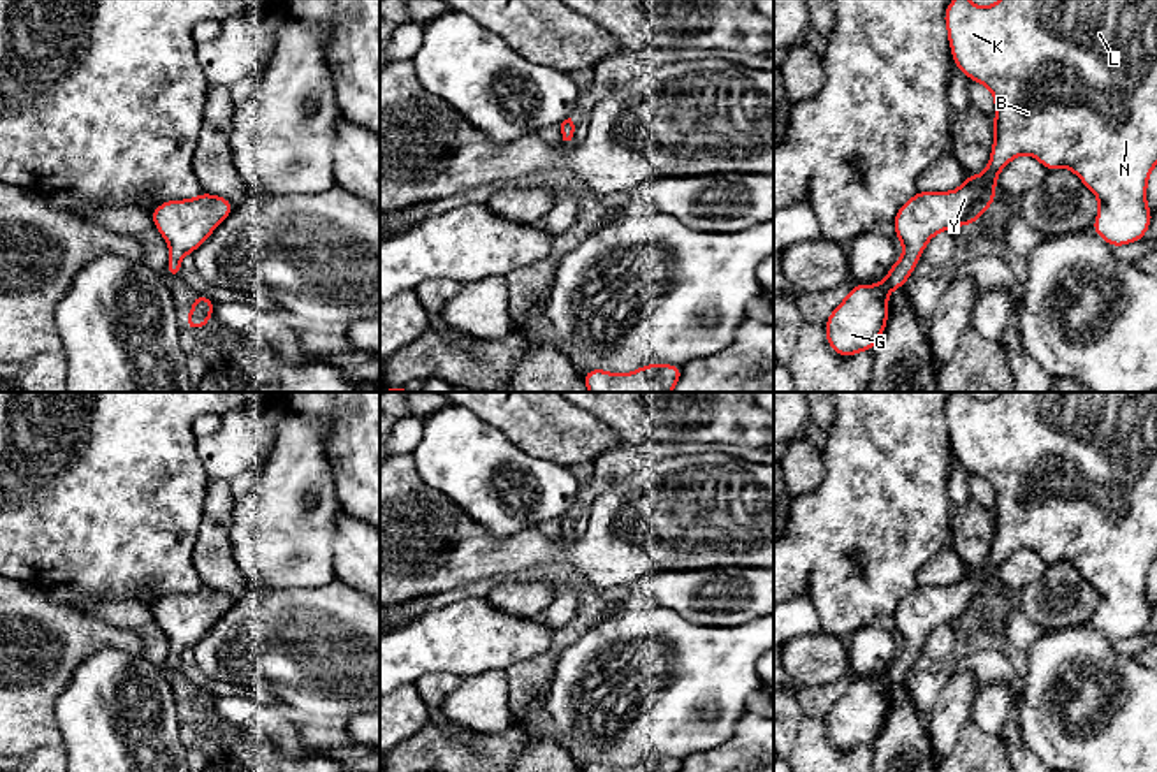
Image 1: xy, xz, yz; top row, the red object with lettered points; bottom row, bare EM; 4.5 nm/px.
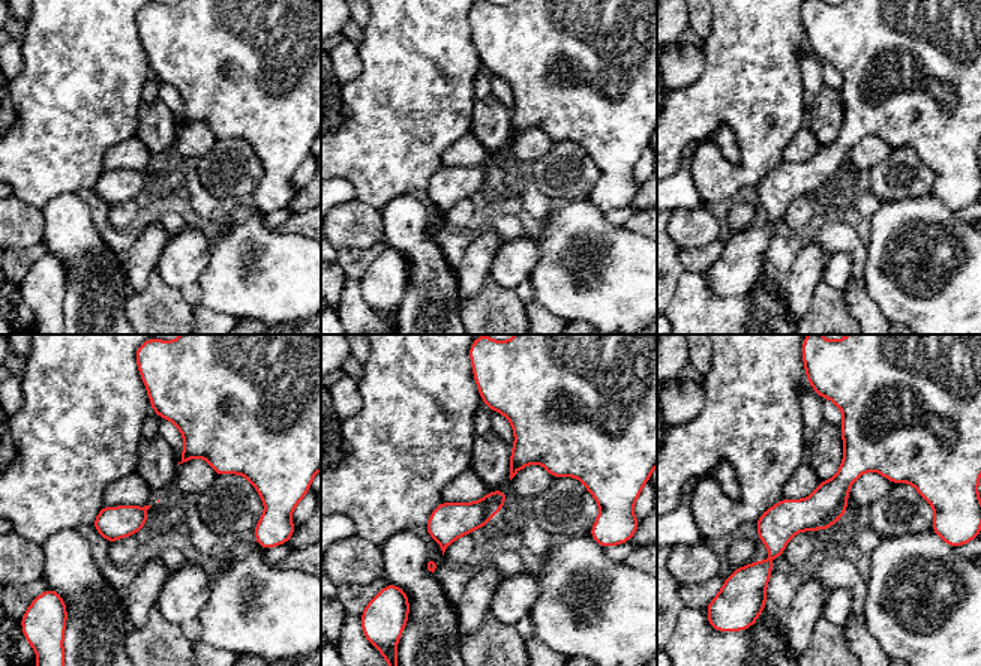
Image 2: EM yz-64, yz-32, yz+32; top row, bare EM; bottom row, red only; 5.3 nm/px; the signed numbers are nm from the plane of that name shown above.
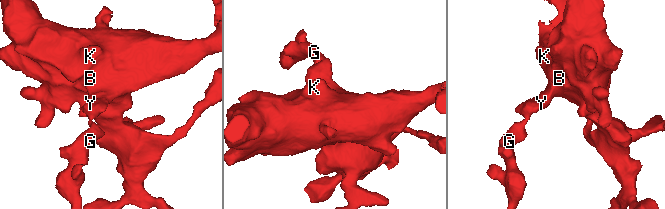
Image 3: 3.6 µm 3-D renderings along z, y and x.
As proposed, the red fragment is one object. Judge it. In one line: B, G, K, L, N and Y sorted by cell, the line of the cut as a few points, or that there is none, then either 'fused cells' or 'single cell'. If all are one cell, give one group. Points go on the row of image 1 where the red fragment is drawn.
groups B G K L N Y; cut none; single cell

